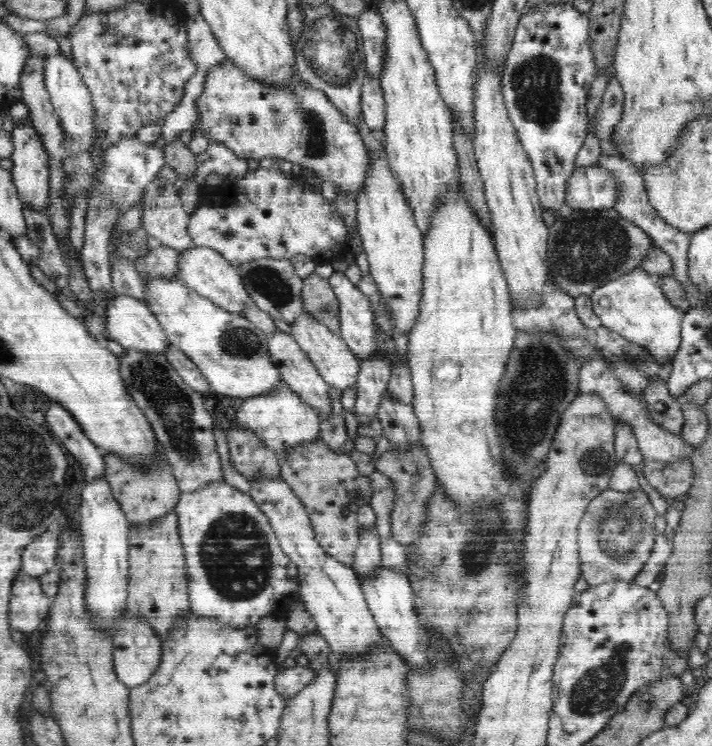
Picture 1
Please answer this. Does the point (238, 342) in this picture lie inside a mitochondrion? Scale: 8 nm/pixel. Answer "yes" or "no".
yes

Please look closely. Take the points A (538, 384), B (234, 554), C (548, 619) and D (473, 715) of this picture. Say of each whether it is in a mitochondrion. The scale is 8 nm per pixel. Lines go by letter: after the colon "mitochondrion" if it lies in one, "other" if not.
A: mitochondrion
B: mitochondrion
C: other
D: other

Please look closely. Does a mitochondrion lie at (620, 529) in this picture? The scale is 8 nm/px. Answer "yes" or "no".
yes

